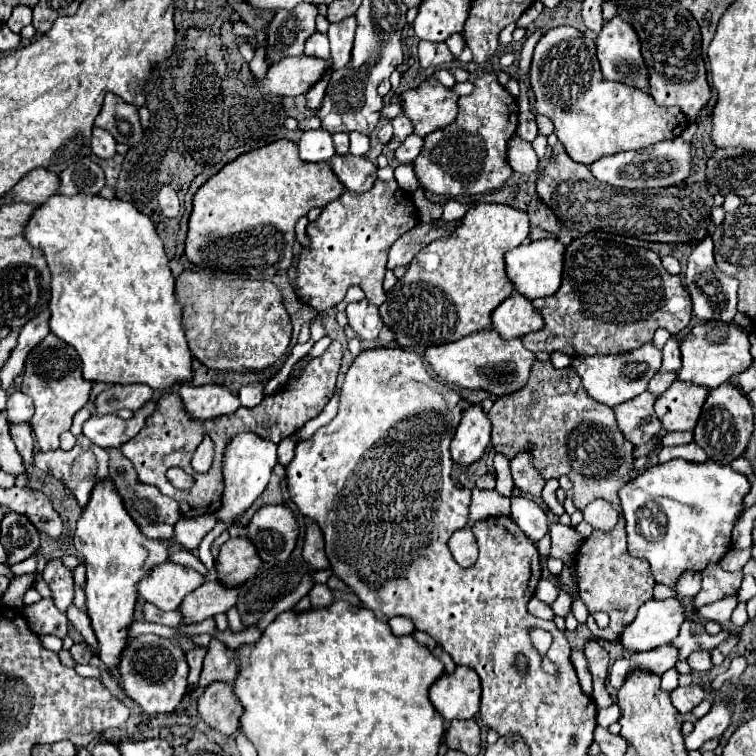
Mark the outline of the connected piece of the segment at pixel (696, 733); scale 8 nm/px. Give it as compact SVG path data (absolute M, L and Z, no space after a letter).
M716 698L712 710L702 716L696 724L694 730L684 738L688 750L702 750L704 742L712 740L714 736L722 736L722 732L730 724L732 712L728 710L728 700L726 698Z

